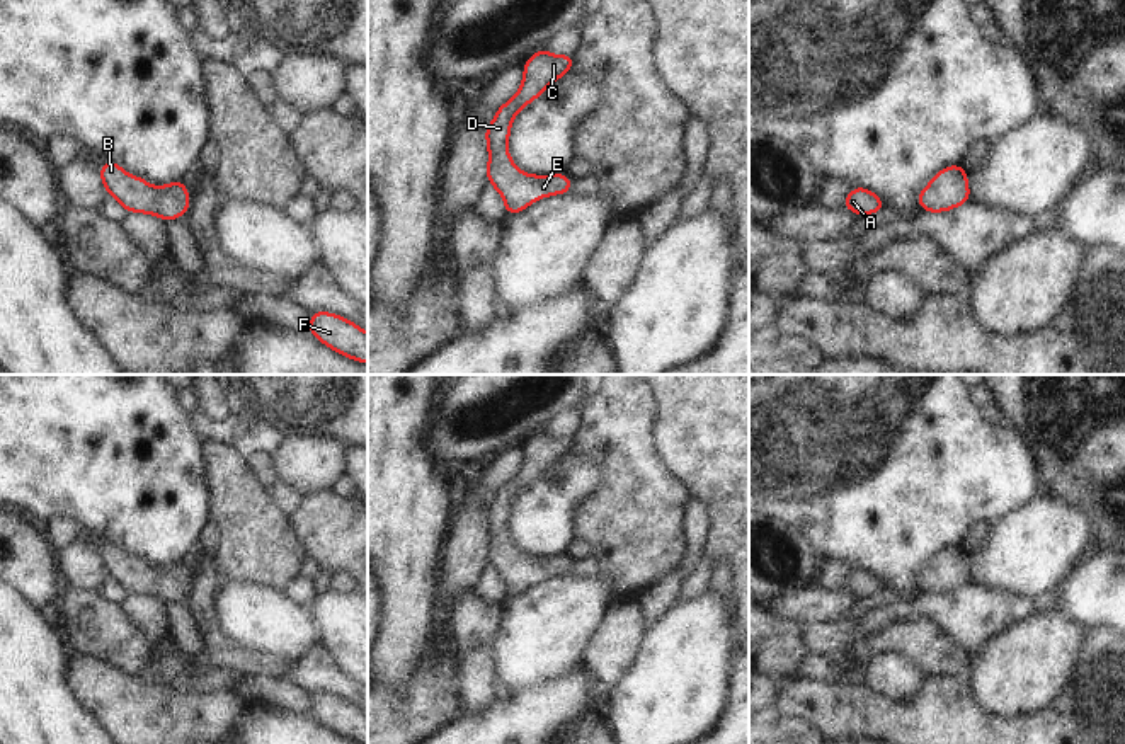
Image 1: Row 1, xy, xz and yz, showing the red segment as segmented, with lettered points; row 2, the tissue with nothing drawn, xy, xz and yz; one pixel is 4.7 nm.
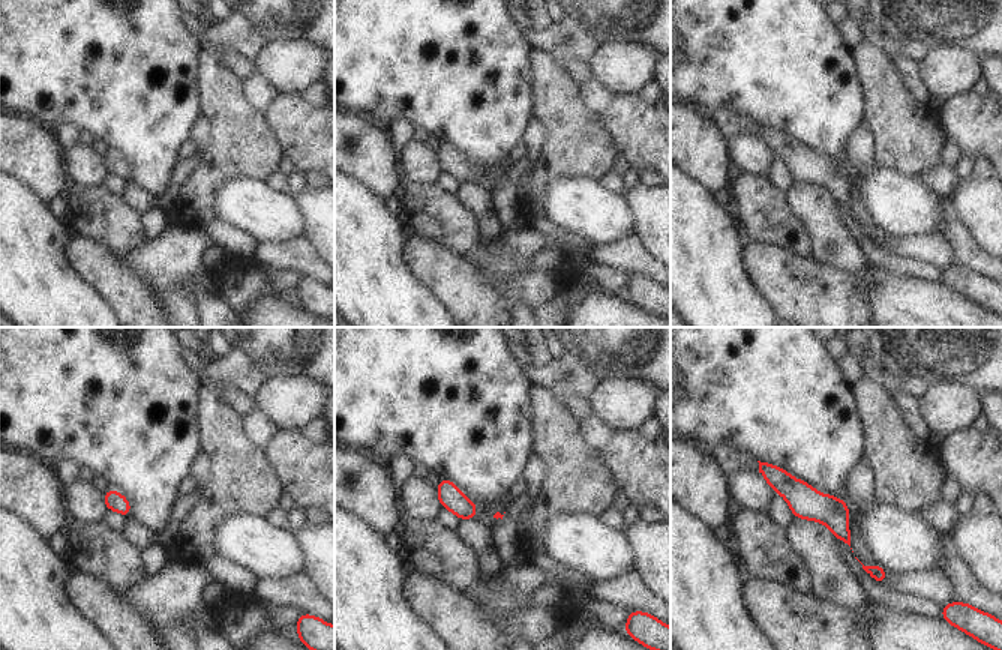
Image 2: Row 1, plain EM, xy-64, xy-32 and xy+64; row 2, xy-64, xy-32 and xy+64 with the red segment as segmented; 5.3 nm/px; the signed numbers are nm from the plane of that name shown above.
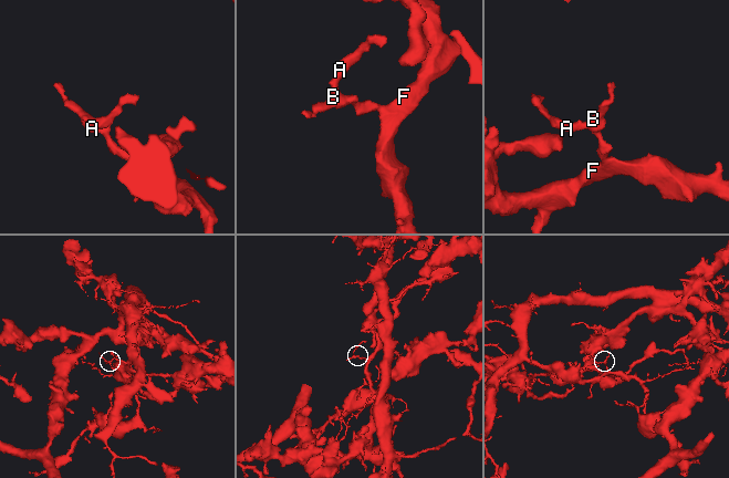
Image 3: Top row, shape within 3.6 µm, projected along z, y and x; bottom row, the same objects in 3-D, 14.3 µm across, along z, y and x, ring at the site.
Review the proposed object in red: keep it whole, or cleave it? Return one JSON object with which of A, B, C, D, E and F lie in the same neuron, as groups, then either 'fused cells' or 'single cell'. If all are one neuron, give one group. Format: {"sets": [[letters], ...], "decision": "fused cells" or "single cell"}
{"sets": [["A", "B", "C", "D", "E", "F"]], "decision": "single cell"}

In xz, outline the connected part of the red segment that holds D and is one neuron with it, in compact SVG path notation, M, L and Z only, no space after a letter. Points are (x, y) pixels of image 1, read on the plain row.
M540 429L524 443L524 458L512 480L504 484L485 509L487 564L502 577L505 596L517 596L540 579L567 575L572 562L567 555L533 557L519 552L507 531L512 501L545 472L567 456L574 448L574 436L550 436Z

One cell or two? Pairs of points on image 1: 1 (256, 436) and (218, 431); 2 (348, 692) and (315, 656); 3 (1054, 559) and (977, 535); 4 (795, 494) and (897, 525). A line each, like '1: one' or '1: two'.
1: one
2: one
3: two
4: one

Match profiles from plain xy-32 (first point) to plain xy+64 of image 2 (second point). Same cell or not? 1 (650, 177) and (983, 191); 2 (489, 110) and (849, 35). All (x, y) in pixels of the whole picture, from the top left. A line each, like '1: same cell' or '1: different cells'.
1: different cells
2: different cells

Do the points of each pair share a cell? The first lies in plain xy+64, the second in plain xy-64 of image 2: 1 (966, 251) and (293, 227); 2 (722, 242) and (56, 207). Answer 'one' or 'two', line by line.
1: two
2: two

